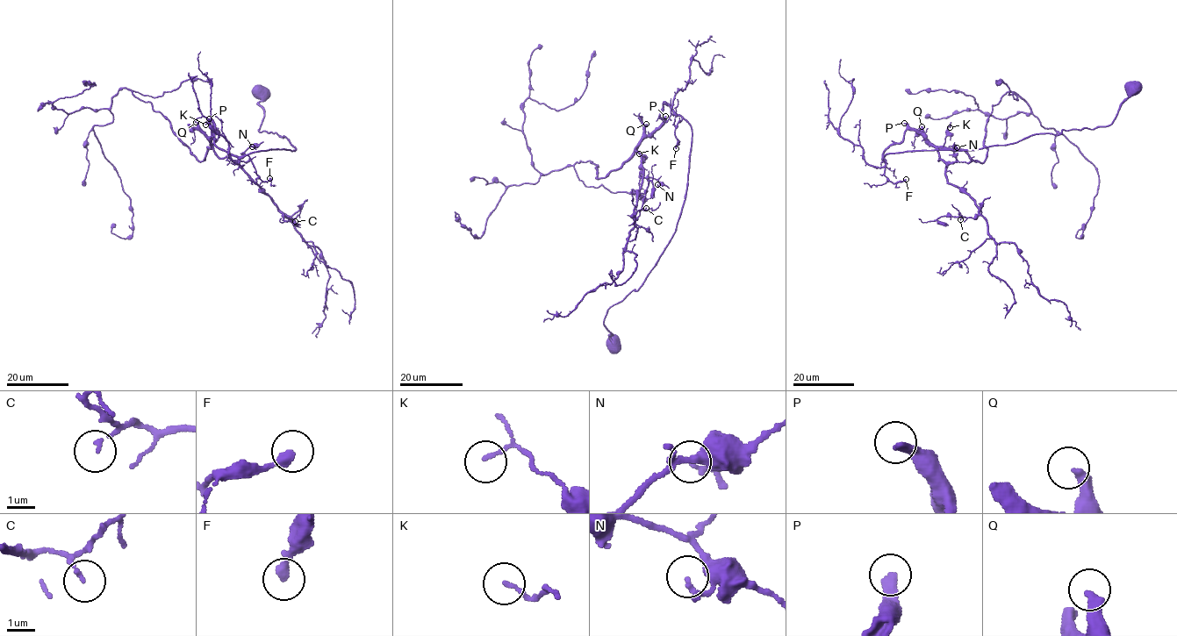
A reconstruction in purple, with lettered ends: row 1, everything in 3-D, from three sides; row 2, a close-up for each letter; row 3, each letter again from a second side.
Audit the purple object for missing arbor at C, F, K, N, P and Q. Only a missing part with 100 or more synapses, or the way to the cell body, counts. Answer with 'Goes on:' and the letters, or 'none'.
Goes on: Q

